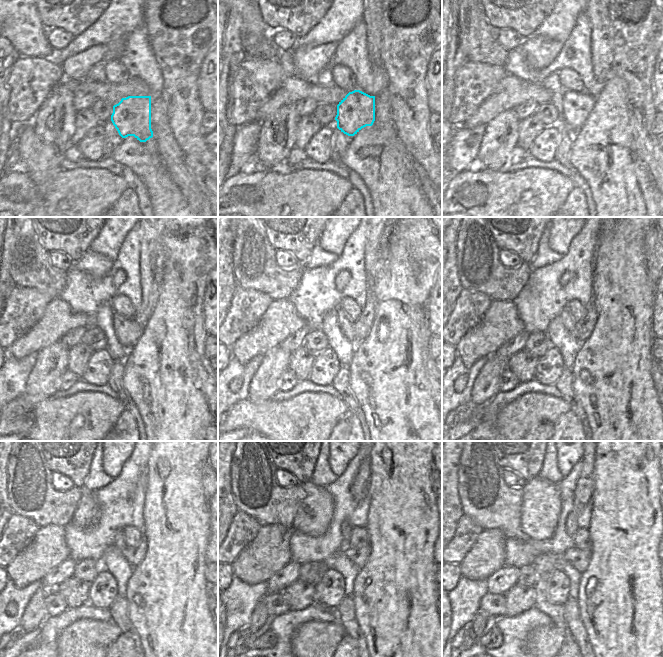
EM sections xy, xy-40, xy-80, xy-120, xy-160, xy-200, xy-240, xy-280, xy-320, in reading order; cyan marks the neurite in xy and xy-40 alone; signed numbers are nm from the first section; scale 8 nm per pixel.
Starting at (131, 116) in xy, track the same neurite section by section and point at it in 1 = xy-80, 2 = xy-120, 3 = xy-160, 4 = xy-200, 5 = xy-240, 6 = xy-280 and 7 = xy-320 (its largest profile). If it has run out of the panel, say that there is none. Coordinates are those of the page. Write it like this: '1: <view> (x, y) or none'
1: xy-80 (576, 105)
2: xy-120 (127, 331)
3: xy-160 (346, 325)
4: xy-200 (566, 317)
5: xy-240 (119, 542)
6: xy-280 (346, 528)
7: xy-320 (584, 489)

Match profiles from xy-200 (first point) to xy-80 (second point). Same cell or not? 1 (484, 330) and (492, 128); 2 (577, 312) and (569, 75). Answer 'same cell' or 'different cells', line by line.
1: different cells
2: same cell

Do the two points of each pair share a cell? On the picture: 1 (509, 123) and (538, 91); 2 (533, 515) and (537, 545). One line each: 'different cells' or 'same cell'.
1: different cells
2: different cells

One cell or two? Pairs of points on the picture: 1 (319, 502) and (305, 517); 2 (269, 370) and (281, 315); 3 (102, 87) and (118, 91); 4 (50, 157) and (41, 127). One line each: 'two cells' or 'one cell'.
1: one cell
2: two cells
3: one cell
4: two cells

